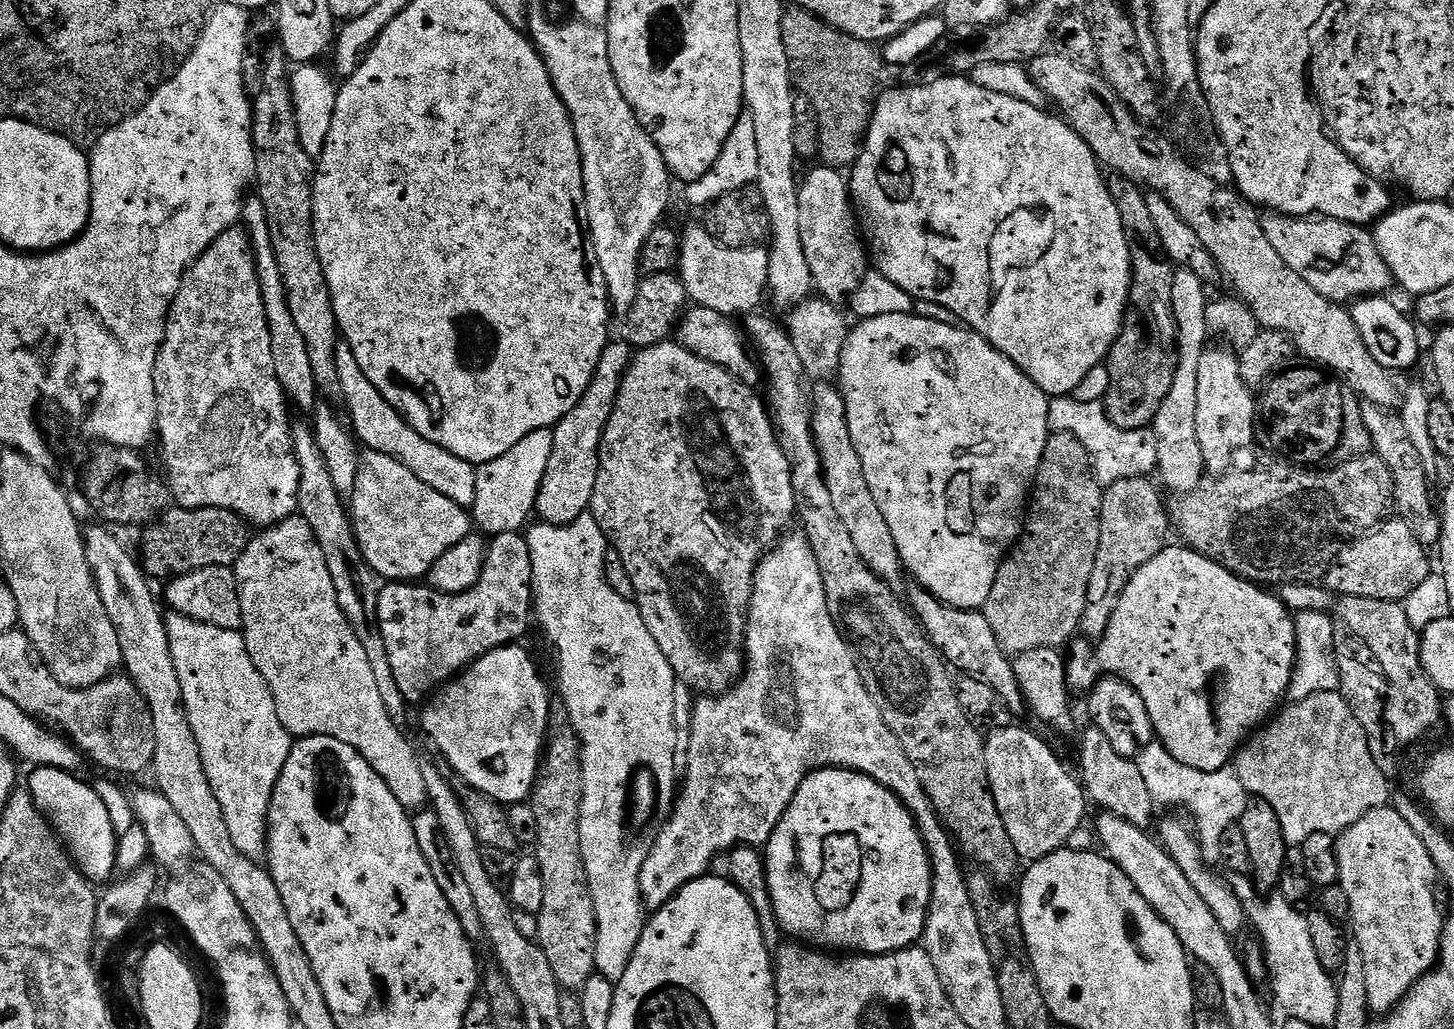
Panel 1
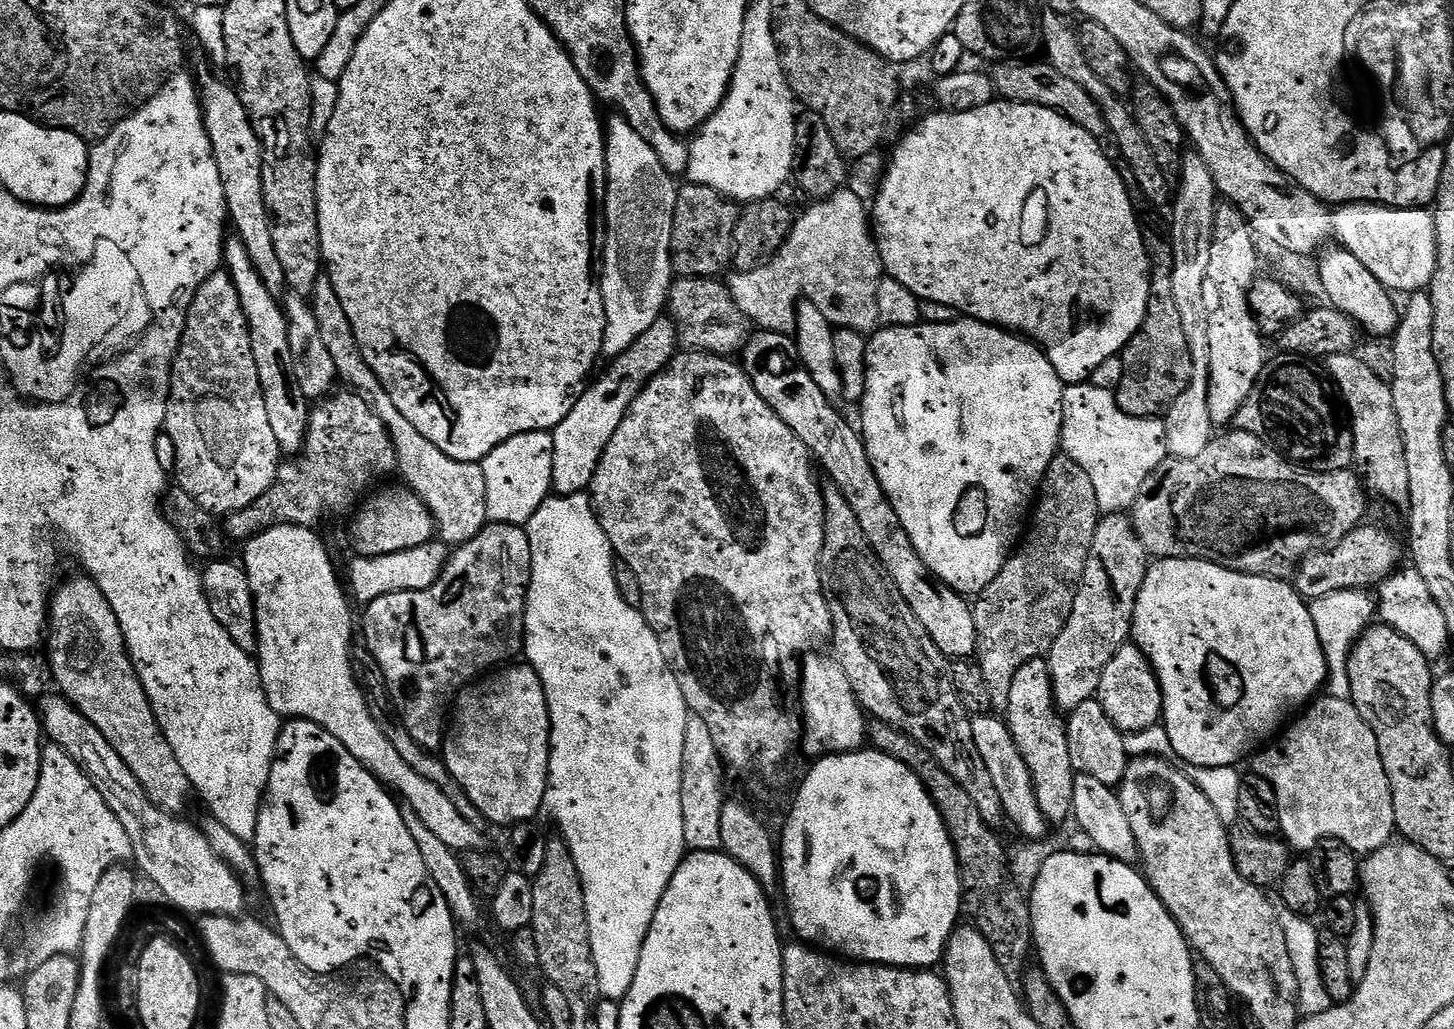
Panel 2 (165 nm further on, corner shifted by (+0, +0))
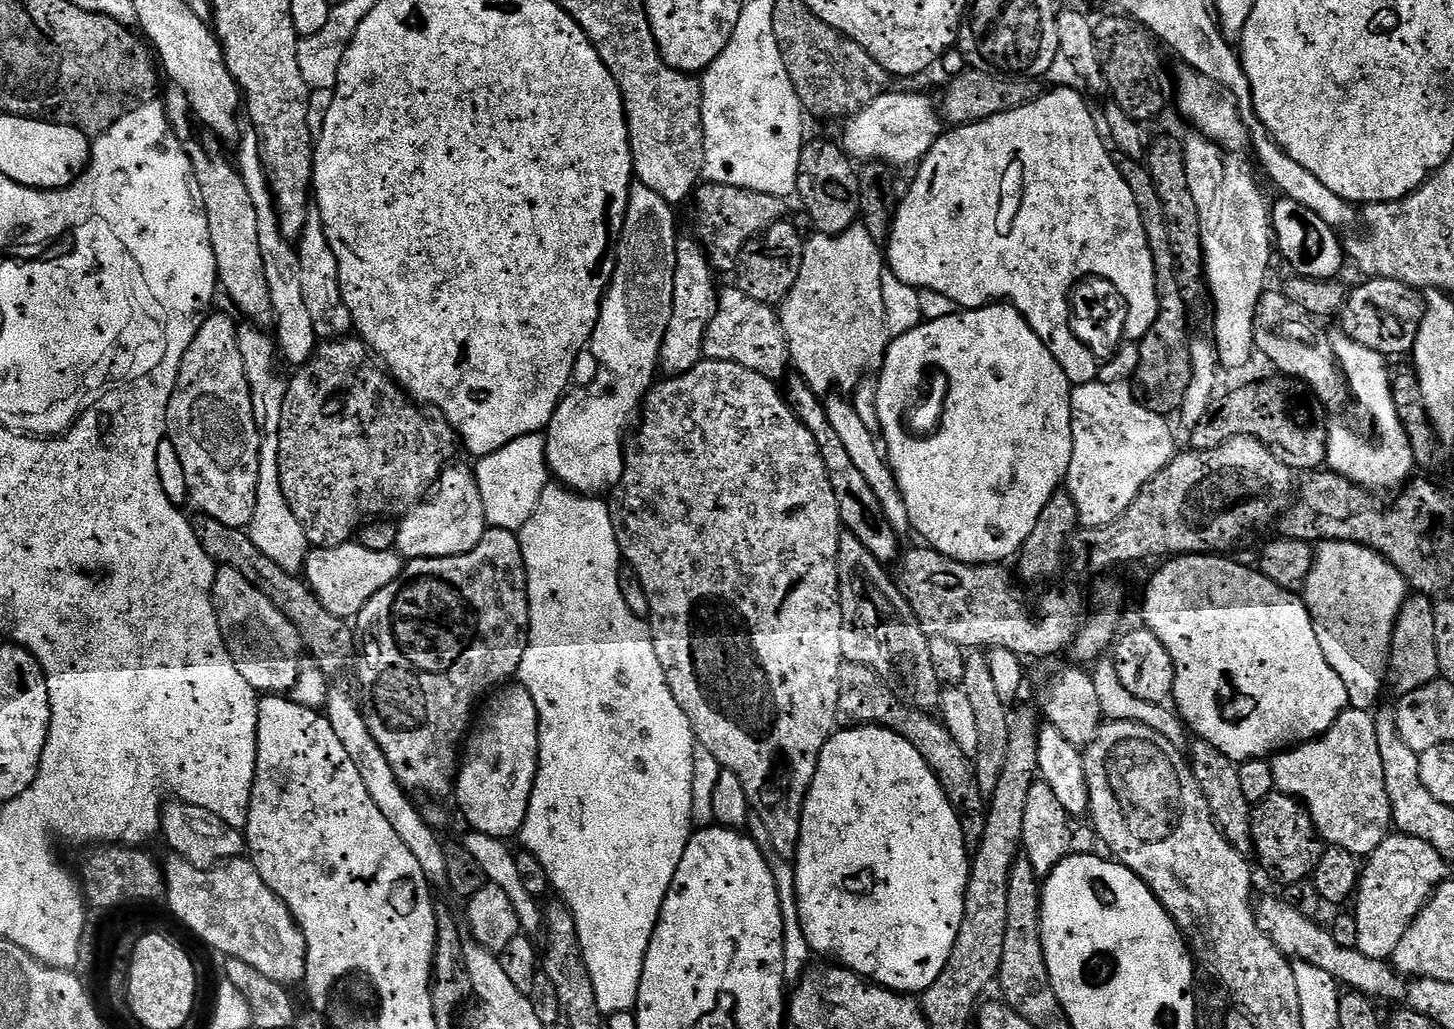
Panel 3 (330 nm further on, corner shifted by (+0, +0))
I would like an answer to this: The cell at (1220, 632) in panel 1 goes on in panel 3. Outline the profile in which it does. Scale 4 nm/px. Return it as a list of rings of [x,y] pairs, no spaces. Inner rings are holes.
[[[1193,554],[1165,559],[1161,563],[1164,565],[1153,574],[1152,581],[1149,582],[1148,589],[1144,592],[1144,620],[1142,620],[1142,624],[1143,627],[1149,628],[1155,634],[1158,642],[1162,642],[1162,646],[1166,646],[1166,650],[1174,662],[1172,700],[1180,719],[1199,739],[1222,750],[1222,754],[1226,754],[1226,758],[1243,762],[1271,757],[1289,746],[1305,744],[1326,734],[1334,726],[1339,715],[1349,707],[1349,703],[1346,686],[1342,686],[1342,678],[1338,678],[1338,674],[1334,674],[1334,666],[1330,666],[1330,662],[1326,662],[1326,654],[1322,654],[1322,646],[1318,646],[1318,634],[1314,634],[1312,619],[1303,599],[1297,593],[1287,592],[1282,586],[1270,582],[1270,578],[1263,576],[1255,567],[1247,568],[1246,565],[1239,564],[1236,560],[1228,559],[1232,558],[1225,558],[1220,554]]]

